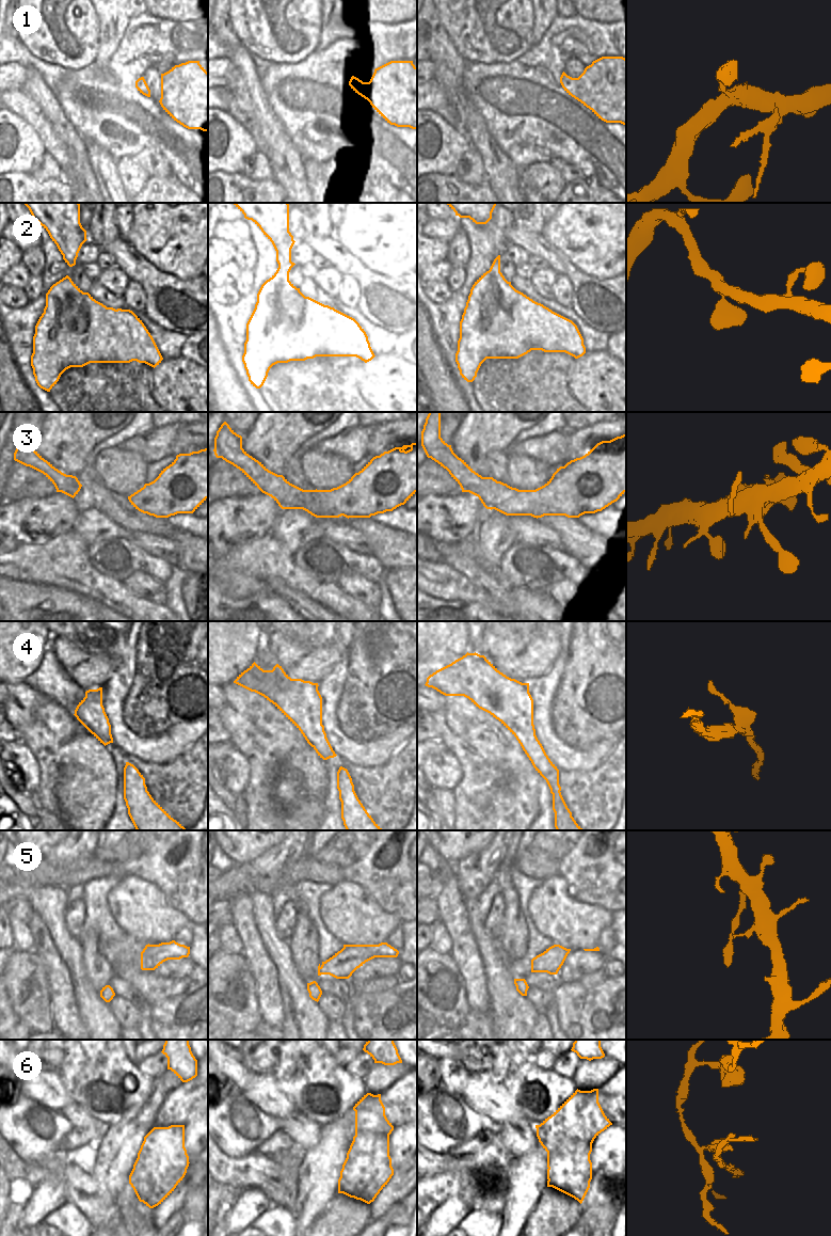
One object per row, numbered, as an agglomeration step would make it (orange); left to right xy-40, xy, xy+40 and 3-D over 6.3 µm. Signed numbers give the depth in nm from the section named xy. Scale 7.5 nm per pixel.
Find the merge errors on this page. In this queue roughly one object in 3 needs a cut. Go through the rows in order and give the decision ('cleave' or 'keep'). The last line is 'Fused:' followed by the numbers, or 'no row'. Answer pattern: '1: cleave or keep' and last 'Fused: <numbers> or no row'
1: keep
2: keep
3: keep
4: cleave
5: keep
6: cleave
Fused: 4, 6

